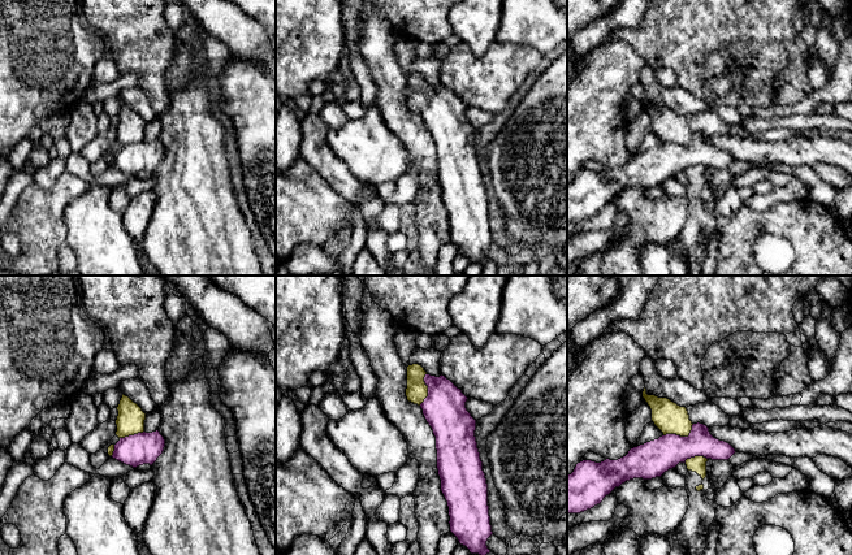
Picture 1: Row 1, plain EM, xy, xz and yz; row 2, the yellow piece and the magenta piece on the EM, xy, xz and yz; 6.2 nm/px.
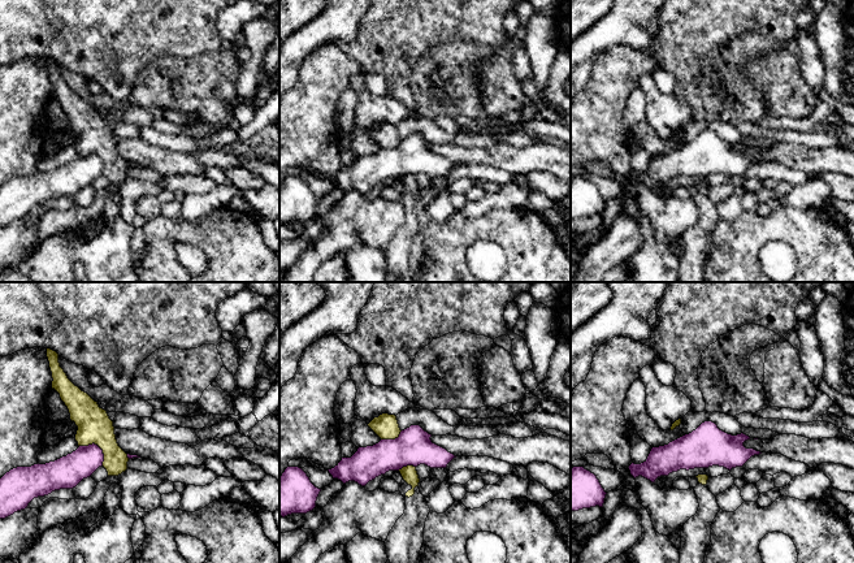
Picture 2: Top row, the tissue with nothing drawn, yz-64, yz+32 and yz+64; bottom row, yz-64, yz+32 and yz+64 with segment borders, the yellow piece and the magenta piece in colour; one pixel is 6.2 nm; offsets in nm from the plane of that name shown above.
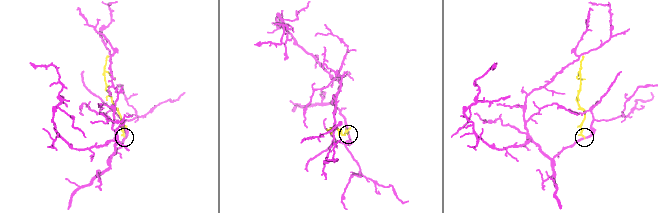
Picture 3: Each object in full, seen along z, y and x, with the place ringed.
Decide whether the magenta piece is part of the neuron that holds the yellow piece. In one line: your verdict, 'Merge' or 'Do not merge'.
Do not merge

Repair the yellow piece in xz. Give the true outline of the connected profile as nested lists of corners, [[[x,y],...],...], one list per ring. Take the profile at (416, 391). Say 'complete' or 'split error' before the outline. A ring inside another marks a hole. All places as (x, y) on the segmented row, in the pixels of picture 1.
complete; [[[412,364],[407,367],[407,400],[420,406],[428,396],[428,386],[424,382],[427,372],[419,364]]]

